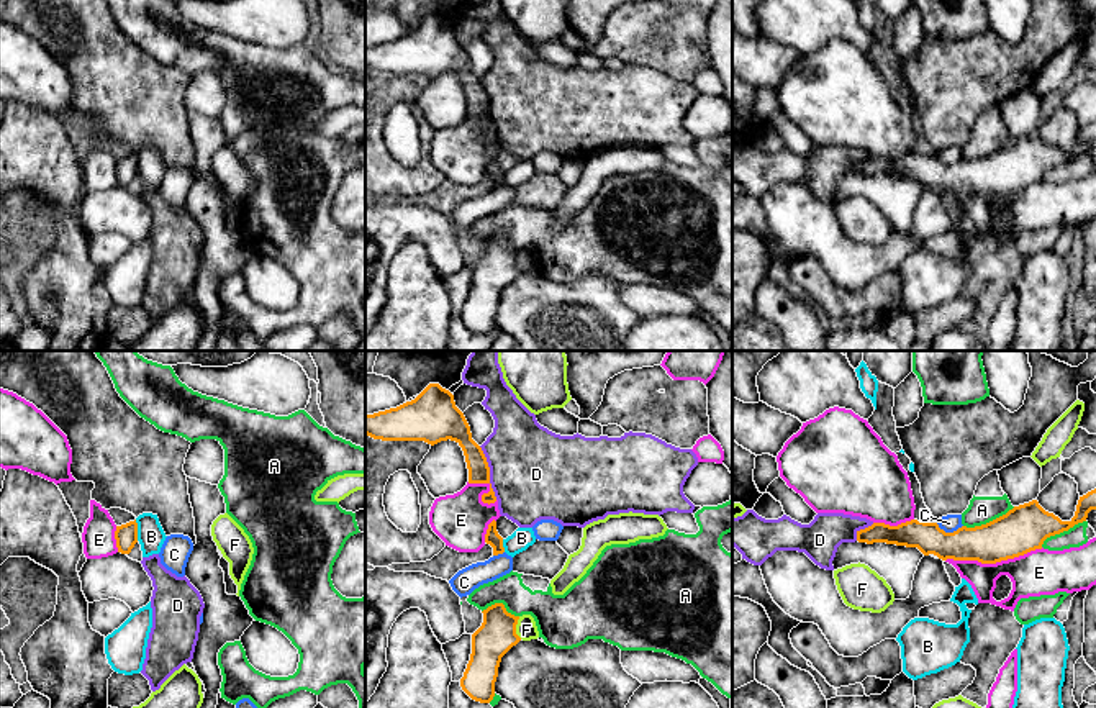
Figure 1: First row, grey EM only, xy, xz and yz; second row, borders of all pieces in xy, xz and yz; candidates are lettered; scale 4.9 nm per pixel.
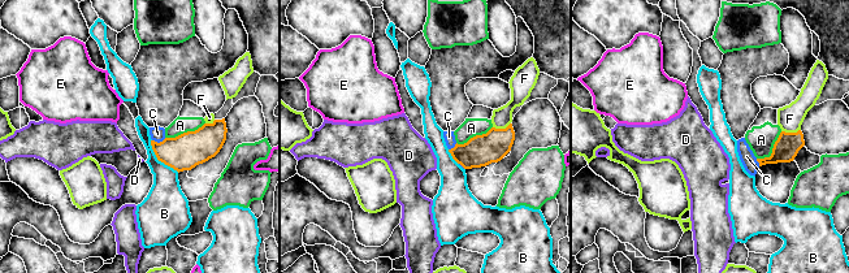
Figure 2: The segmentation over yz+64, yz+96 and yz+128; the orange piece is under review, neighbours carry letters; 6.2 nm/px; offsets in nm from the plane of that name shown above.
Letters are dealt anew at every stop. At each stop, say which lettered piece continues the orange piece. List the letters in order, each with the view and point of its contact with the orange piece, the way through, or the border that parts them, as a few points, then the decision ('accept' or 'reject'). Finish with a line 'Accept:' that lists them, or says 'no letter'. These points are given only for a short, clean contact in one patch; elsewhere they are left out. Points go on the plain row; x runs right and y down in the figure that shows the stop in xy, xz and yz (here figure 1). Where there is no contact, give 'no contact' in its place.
A: yz (990, 154) | reject
B: xy (136, 163) | along xy (135, 153), (138, 172) | reject
C: yz (949, 166) | along yz (936, 156), (946, 164), (955, 164), (962, 159) | reject
D: xz (489, 105) | along xz (479, 79), (485, 90), (489, 115), (497, 131) | reject
E: yz (993, 195) | reject
F: xz (515, 261) | reject
Accept: no letter

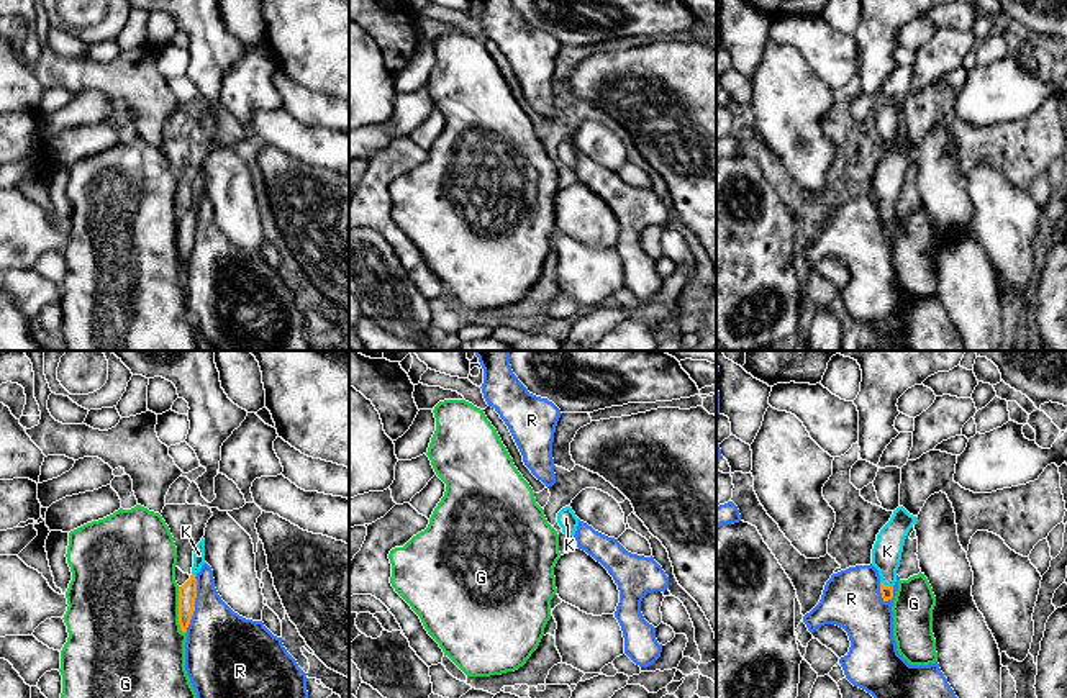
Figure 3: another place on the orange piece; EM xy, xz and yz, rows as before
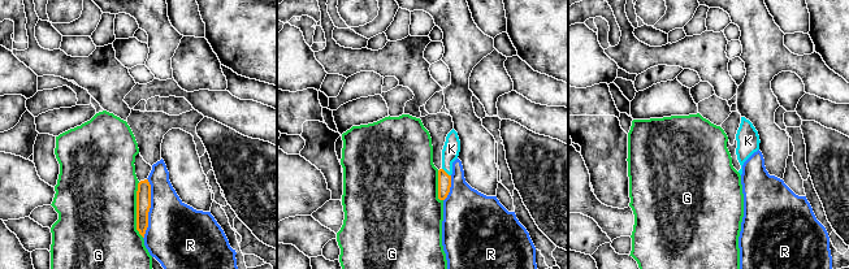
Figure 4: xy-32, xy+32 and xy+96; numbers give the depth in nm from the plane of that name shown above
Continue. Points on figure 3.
G: xy (179, 244) | reject
K: yz (887, 220) | across yz (887, 225), (887, 220), (887, 184) | accept
R: xy (194, 238) | along xy (195, 210), (195, 243), (186, 264) | reject
Accept: K

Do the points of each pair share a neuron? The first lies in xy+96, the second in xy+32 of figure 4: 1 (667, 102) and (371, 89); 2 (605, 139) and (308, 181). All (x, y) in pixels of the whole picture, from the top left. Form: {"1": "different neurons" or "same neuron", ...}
{"1": "different neurons", "2": "different neurons"}

